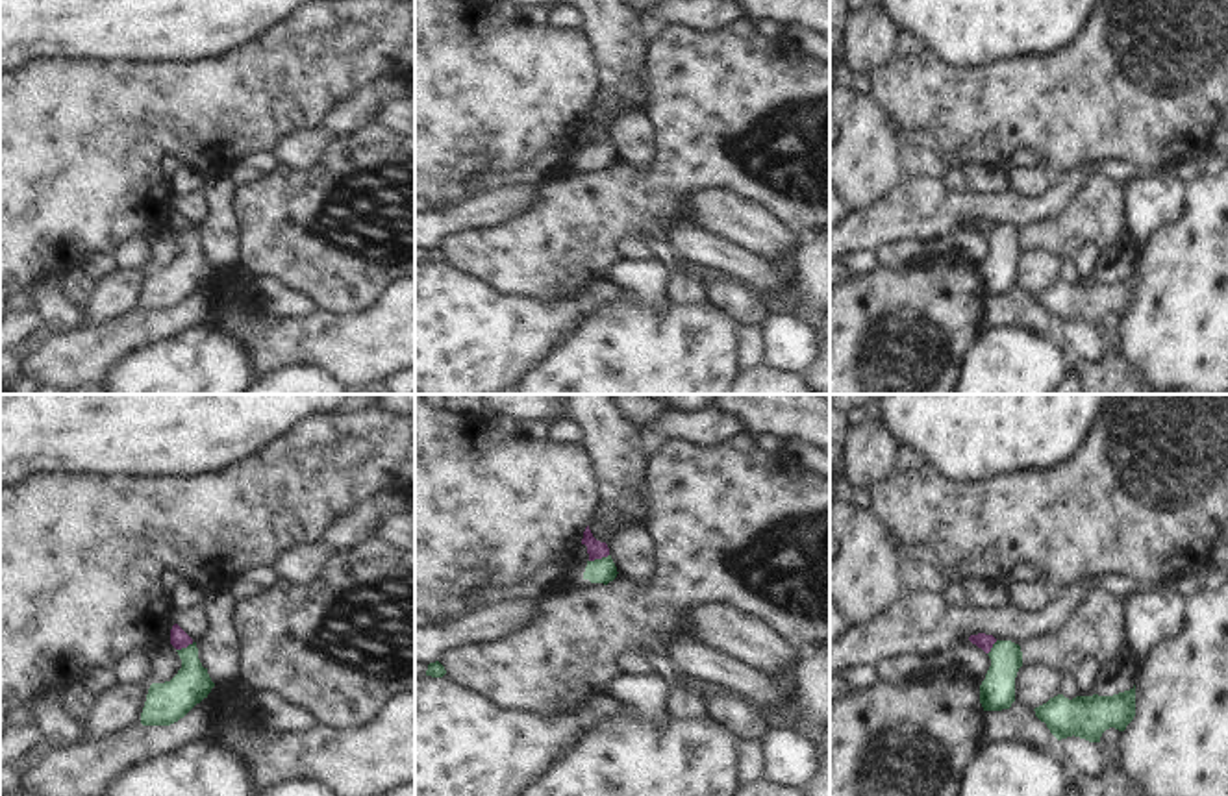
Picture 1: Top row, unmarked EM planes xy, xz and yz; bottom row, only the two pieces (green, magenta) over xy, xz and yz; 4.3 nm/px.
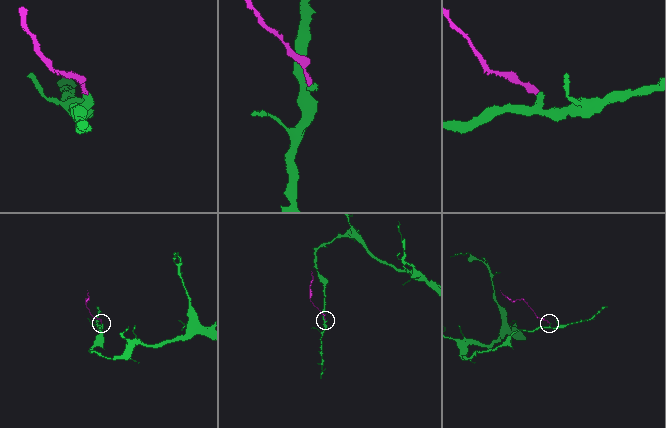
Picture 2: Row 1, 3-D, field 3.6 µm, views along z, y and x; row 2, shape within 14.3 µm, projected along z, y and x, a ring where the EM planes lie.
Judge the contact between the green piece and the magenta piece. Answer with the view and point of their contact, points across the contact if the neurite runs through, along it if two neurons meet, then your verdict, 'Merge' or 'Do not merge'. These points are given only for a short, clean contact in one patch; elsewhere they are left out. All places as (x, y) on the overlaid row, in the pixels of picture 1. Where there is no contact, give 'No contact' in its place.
Touches green at xz (599, 559). Boundary: xz (608, 554), (589, 561). Do not merge.

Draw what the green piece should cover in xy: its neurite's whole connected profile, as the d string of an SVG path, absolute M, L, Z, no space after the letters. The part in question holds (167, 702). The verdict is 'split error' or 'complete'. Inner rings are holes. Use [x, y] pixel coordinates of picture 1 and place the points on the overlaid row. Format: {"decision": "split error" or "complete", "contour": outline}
{"decision": "complete", "contour": "M196 642L176 650L182 659L178 674L165 683L152 683L141 713L143 726L170 726L200 703L215 683L198 659Z"}

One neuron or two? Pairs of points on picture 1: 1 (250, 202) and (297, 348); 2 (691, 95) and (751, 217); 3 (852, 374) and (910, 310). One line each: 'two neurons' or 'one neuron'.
1: two neurons
2: two neurons
3: one neuron

